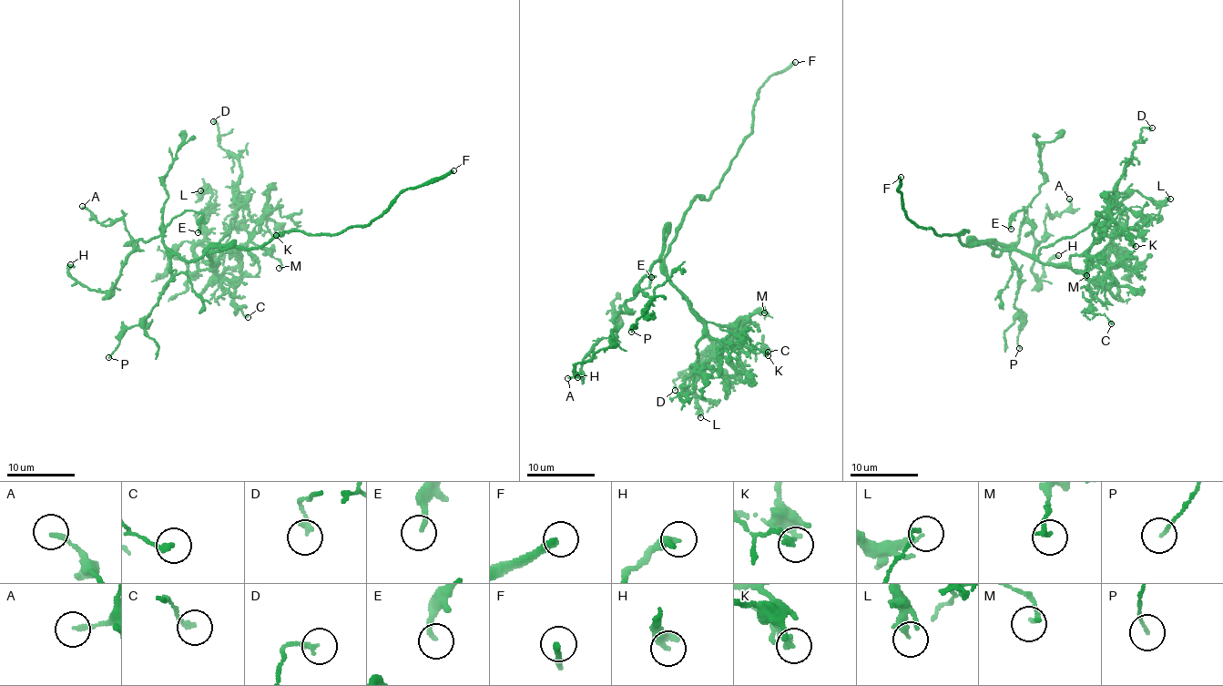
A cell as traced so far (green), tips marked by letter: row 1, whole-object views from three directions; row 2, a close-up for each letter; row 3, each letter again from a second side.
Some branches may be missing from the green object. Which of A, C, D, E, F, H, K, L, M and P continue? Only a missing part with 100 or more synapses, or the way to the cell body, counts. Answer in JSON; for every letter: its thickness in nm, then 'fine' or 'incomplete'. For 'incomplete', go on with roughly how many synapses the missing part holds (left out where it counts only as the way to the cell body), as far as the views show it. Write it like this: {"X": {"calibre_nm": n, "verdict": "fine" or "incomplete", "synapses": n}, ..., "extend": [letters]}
{"A": {"calibre_nm": 190, "verdict": "fine"}, "C": {"calibre_nm": 200, "verdict": "fine"}, "D": {"calibre_nm": 200, "verdict": "fine"}, "E": {"calibre_nm": 180, "verdict": "fine"}, "F": {"calibre_nm": 240, "verdict": "incomplete"}, "H": {"calibre_nm": 440, "verdict": "fine"}, "K": {"calibre_nm": 240, "verdict": "fine"}, "L": {"calibre_nm": 190, "verdict": "fine"}, "M": {"calibre_nm": 200, "verdict": "fine"}, "P": {"calibre_nm": 120, "verdict": "fine"}, "extend": ["F"]}

